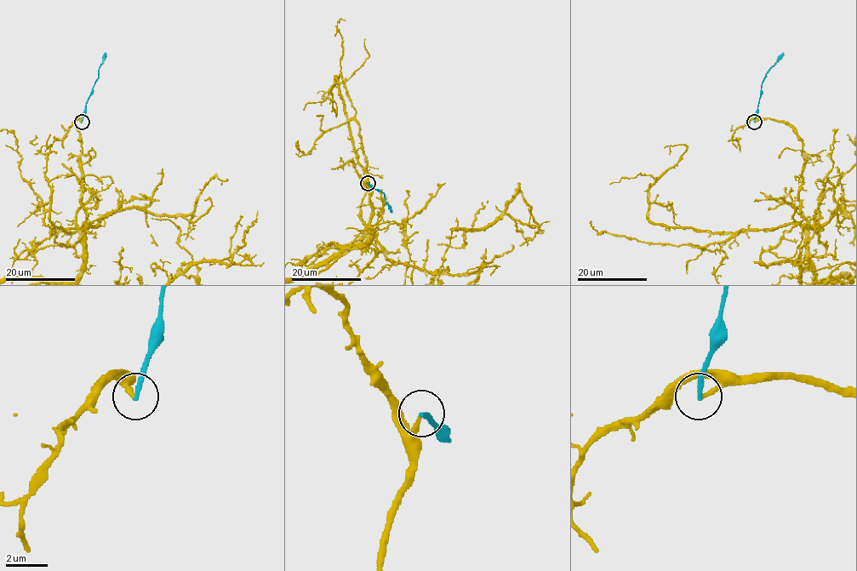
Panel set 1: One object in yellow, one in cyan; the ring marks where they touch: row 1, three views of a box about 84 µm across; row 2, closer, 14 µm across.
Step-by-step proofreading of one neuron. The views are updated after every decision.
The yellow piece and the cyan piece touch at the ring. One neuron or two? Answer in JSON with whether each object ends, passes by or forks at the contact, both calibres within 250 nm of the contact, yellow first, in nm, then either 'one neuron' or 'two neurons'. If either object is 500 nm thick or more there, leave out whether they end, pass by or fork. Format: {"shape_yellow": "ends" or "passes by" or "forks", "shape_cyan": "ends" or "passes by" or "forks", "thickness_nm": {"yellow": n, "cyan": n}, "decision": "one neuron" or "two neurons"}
{"shape_yellow": "ends", "shape_cyan": "ends", "thickness_nm": {"yellow": 200, "cyan": 240}, "decision": "two neurons"}

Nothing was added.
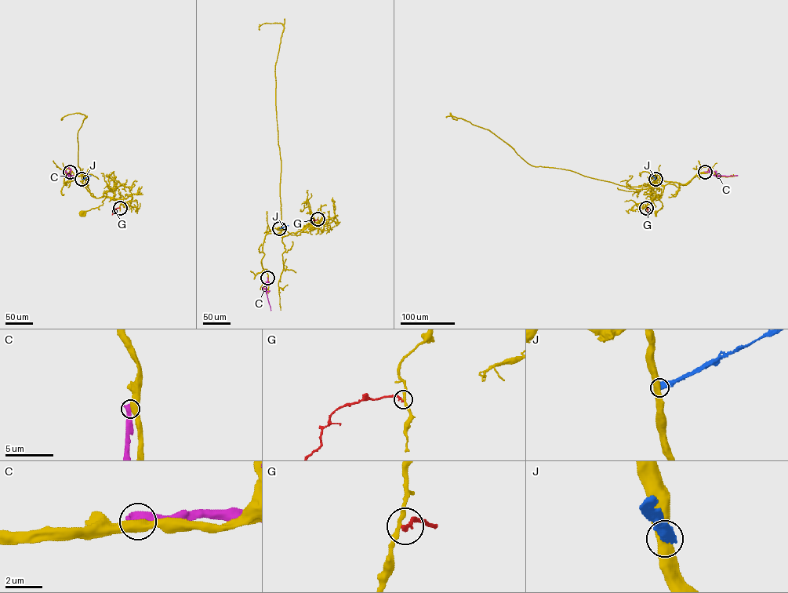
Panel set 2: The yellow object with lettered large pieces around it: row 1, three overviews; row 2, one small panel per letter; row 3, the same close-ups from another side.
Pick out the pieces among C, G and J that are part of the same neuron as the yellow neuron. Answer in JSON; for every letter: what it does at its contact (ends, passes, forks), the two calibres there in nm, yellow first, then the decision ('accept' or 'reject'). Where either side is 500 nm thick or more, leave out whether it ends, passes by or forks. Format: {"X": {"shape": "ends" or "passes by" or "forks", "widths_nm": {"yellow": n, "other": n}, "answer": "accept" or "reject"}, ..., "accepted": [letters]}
{"C": {"widths_nm": {"yellow": 500, "other": 600}, "answer": "reject"}, "G": {"shape": "ends", "widths_nm": {"yellow": 200, "other": 220}, "answer": "reject"}, "J": {"widths_nm": {"yellow": 550, "other": 600}, "answer": "reject"}, "accepted": []}

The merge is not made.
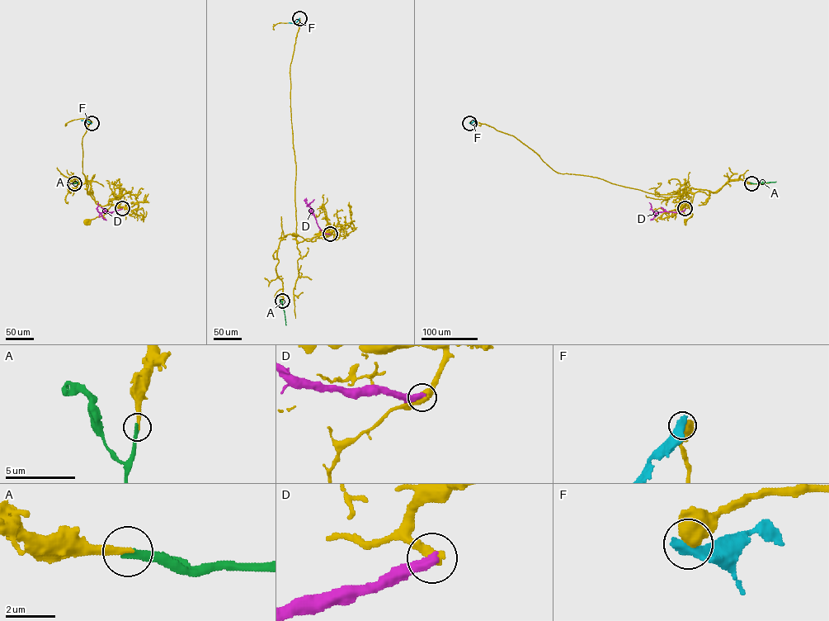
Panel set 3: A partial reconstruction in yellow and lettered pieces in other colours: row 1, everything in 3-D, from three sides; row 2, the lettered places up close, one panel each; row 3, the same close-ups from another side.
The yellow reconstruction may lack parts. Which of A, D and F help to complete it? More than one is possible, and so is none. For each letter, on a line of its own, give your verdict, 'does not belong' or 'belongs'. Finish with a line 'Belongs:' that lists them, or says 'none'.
A: belongs
D: does not belong
F: does not belong
Belongs: A

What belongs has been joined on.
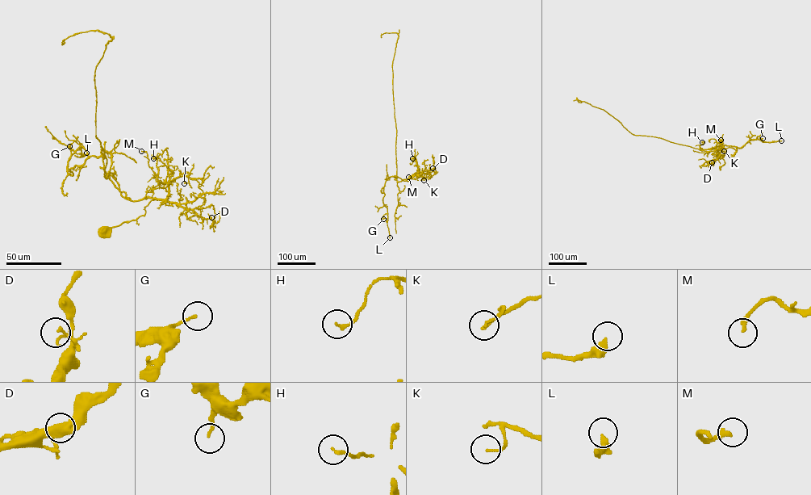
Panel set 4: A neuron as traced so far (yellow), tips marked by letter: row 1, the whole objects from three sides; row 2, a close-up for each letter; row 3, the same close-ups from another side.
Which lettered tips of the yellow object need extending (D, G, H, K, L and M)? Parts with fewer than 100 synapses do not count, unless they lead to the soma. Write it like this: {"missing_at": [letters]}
{"missing_at": []}

